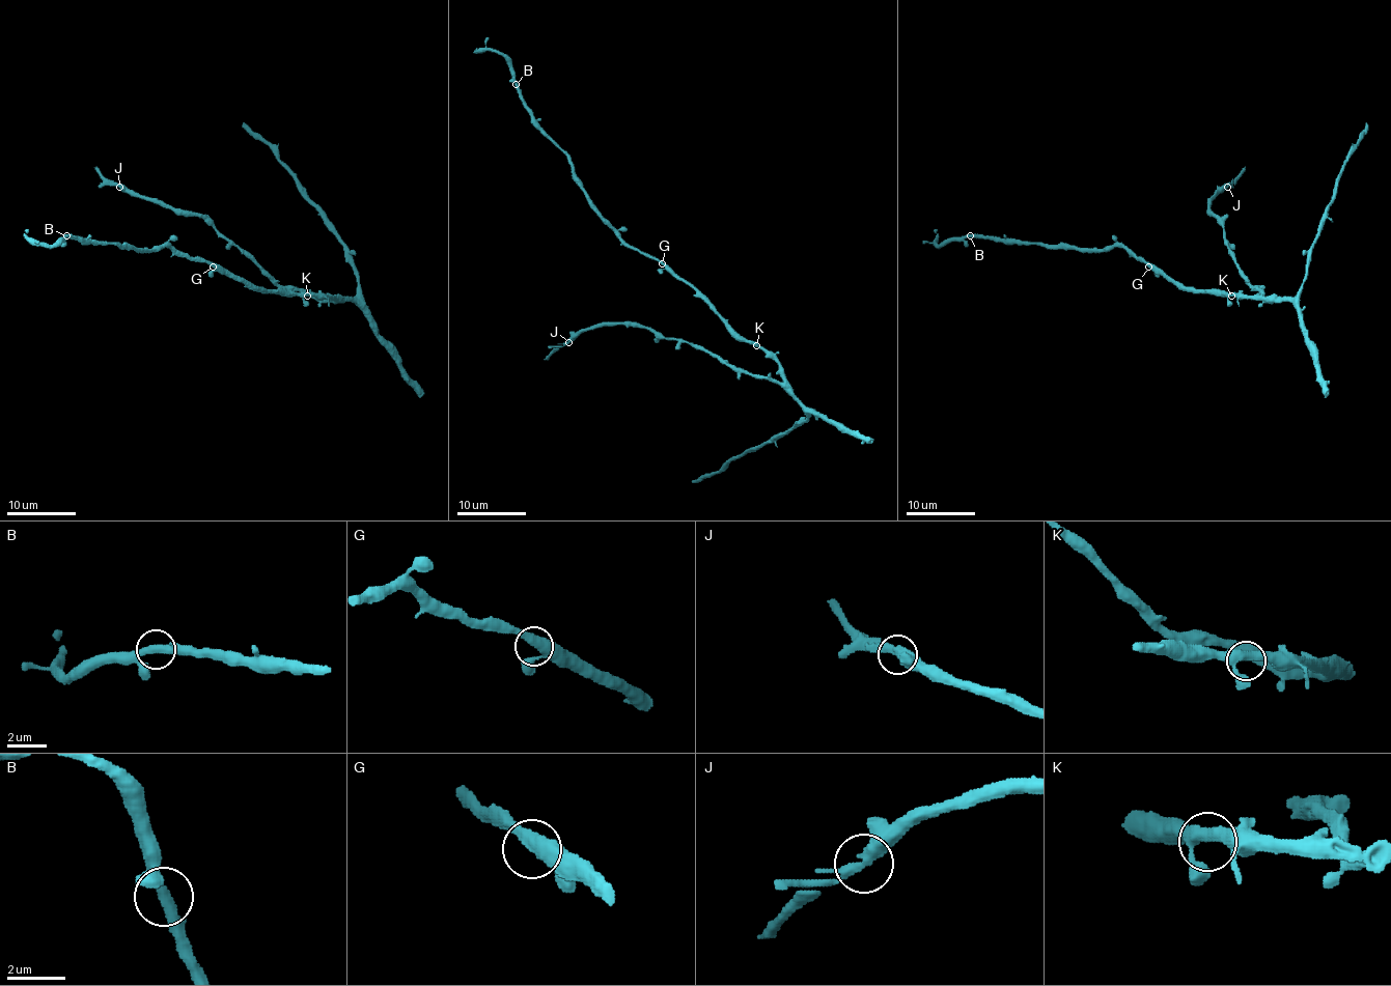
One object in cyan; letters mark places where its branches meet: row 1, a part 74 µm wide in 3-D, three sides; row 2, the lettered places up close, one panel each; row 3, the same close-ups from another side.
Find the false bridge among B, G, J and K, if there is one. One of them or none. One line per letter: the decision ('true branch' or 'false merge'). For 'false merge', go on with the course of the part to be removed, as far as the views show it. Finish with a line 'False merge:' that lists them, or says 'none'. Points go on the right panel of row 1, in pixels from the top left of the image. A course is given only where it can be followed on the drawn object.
B: true branch
G: true branch
J: true branch
K: true branch
False merge: none

